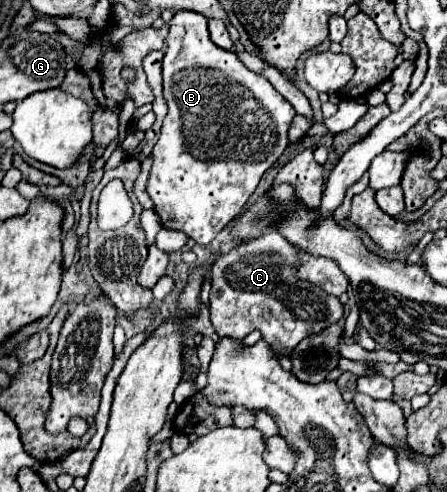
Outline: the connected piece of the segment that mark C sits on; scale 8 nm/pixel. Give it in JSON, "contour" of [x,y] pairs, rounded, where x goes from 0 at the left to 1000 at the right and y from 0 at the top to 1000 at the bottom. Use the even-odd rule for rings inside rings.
{"contour":[[[604,472],[595,484],[523,500],[479,533],[470,646],[488,683],[541,691],[564,671],[582,671],[586,691],[604,699],[617,728],[649,728],[671,691],[770,642],[770,626],[752,602],[694,581],[694,573],[667,573],[649,557],[649,524],[658,524],[658,500],[626,472]]]}

